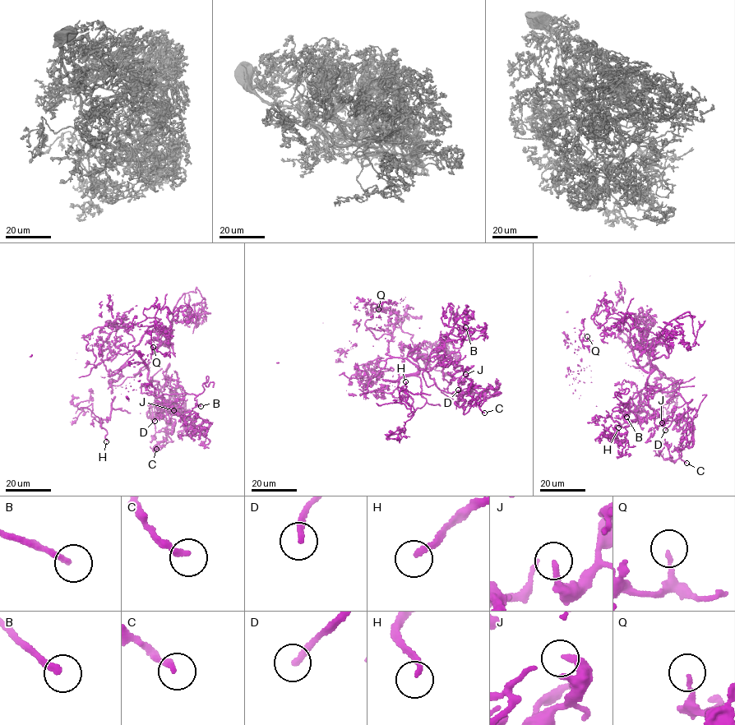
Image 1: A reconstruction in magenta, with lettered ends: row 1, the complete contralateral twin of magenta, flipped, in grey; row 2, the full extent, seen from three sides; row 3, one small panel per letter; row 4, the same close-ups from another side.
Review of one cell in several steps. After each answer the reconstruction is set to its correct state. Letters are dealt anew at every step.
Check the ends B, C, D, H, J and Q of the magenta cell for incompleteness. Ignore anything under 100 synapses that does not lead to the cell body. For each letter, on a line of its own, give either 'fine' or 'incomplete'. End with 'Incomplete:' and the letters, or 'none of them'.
B: incomplete
C: fine
D: incomplete
H: incomplete
J: fine
Q: fine
Incomplete: B, D, H

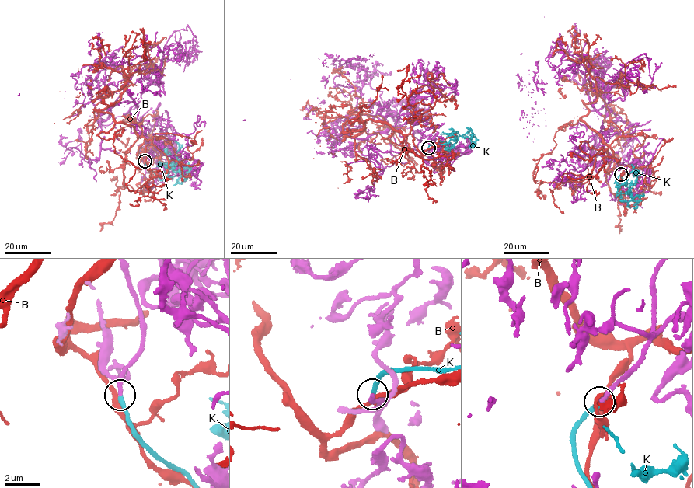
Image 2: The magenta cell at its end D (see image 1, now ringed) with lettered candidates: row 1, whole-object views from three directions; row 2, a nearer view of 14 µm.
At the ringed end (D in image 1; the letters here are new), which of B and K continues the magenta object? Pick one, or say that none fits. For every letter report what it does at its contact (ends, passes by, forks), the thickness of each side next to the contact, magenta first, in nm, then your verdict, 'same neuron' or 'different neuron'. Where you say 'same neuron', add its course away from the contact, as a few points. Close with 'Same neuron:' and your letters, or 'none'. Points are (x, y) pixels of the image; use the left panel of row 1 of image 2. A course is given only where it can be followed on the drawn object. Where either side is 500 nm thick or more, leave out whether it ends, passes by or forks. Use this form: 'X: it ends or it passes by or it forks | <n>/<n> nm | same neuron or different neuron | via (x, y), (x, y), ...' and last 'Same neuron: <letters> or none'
B: it passes by | 260/320 nm | different neuron
K: it ends | 240/220 nm | same neuron | via (144, 161), (162, 179), (174, 176), (176, 172), (171, 169), (172, 164), (160, 165), (162, 163), (159, 161)
Same neuron: K

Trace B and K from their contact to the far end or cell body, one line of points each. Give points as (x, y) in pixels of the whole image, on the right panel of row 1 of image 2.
B: (622, 173), (611, 148), (580, 120), (594, 102), (596, 77), (625, 85), (632, 61), (643, 72)
K: (621, 174), (618, 179), (621, 193), (616, 196), (626, 193), (633, 184), (626, 183), (621, 177)

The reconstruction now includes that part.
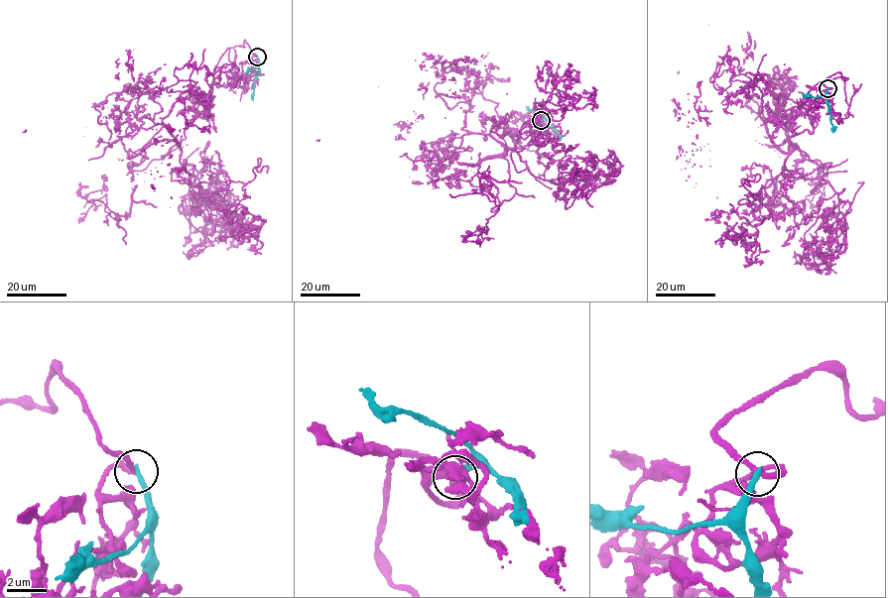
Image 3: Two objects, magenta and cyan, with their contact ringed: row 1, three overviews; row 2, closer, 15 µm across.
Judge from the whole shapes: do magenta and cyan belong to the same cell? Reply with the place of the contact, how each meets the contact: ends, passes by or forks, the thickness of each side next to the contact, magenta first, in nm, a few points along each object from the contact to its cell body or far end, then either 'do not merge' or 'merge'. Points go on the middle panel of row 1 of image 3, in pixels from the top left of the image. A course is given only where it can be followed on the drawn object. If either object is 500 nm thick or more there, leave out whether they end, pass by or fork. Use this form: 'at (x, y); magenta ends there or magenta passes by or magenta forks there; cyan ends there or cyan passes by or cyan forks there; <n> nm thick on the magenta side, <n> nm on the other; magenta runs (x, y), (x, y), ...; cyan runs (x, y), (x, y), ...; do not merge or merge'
at (541, 120); magenta passes by; cyan ends there; 240 nm thick on the magenta side, 280 nm on the other; magenta runs (541, 120), (506, 154), (463, 130), (436, 61), (454, 93), (507, 94); cyan runs (541, 120), (550, 121), (562, 136); do not merge

